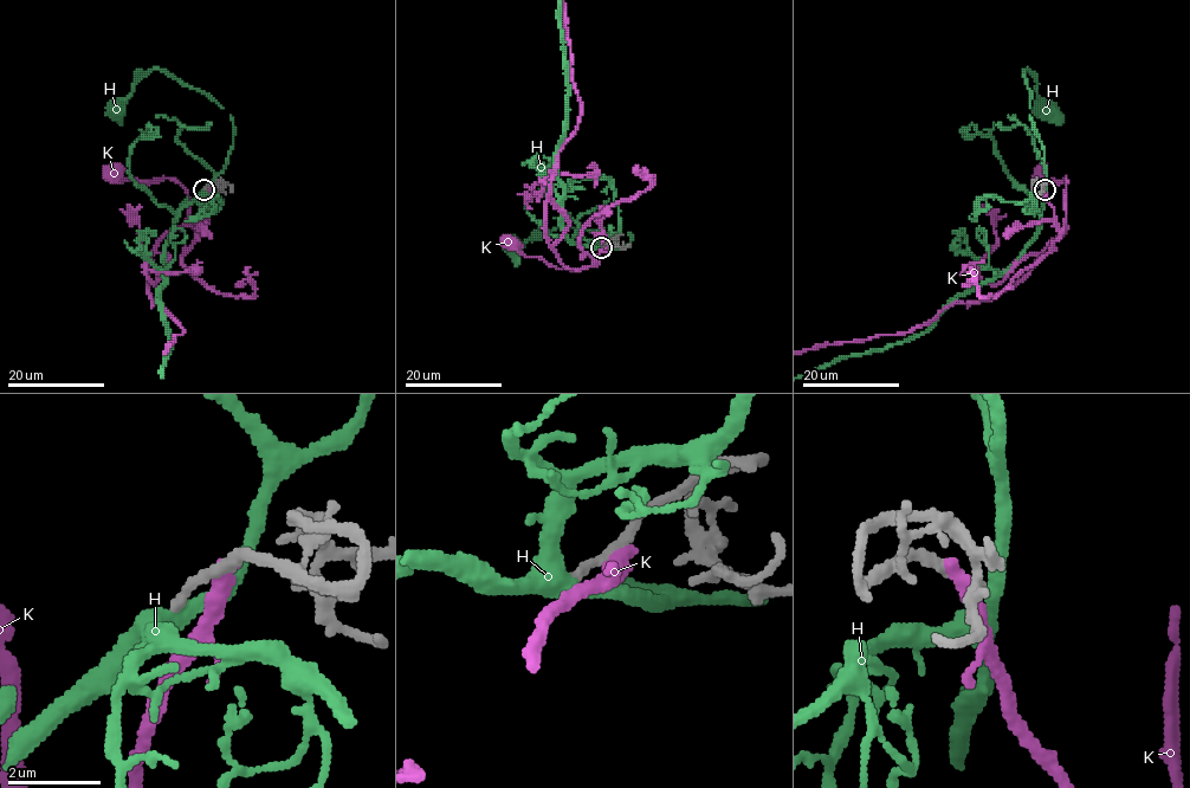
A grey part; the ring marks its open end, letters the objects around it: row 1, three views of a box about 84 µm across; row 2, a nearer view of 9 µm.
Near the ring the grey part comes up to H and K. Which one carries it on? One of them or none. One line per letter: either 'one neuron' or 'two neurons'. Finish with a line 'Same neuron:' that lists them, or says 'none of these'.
H: two neurons
K: two neurons
Same neuron: none of these

